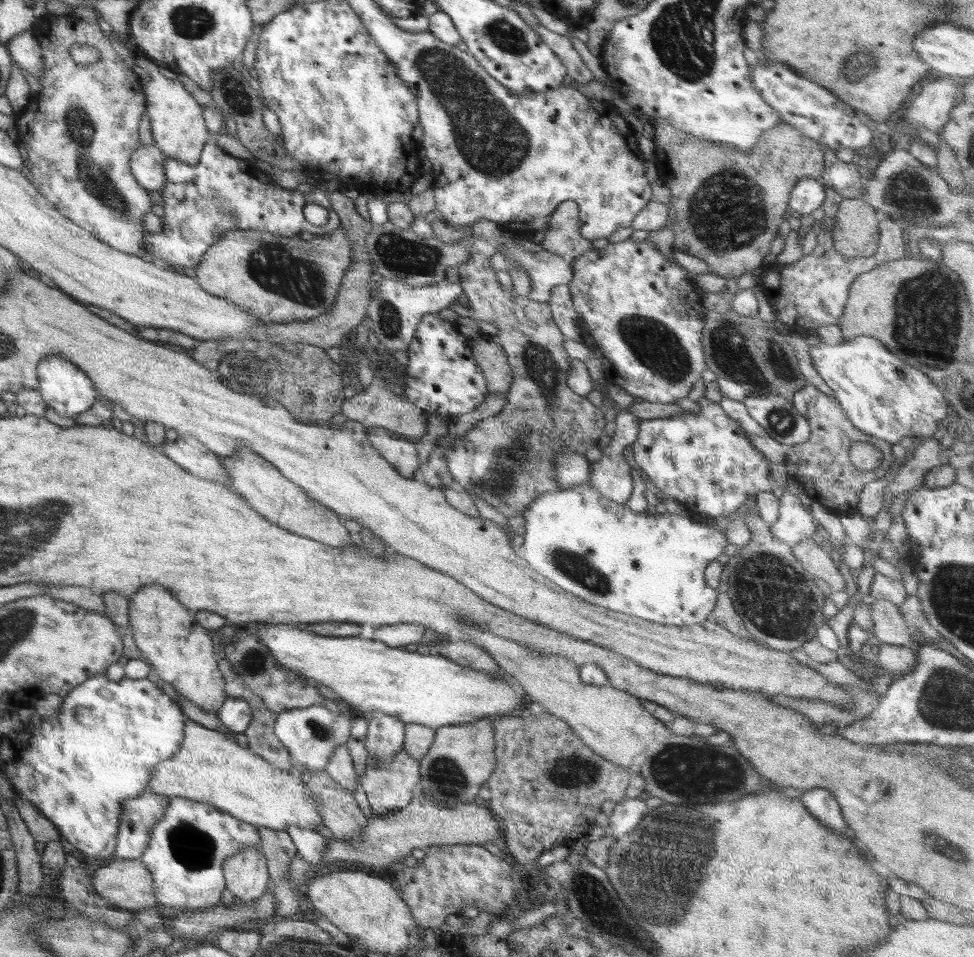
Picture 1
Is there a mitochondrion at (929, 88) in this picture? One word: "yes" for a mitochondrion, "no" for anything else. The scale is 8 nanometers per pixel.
no

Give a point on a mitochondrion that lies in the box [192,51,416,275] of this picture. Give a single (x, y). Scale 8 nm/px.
(233, 92)

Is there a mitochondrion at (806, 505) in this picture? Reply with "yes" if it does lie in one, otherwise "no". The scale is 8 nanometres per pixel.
no

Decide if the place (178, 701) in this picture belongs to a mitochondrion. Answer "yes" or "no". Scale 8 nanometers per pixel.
no

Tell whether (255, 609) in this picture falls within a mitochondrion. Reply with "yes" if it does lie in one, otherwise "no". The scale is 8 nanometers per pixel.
no

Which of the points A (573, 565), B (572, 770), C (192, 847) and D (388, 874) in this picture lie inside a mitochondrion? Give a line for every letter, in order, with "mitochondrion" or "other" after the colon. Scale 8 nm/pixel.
A: mitochondrion
B: mitochondrion
C: mitochondrion
D: other

